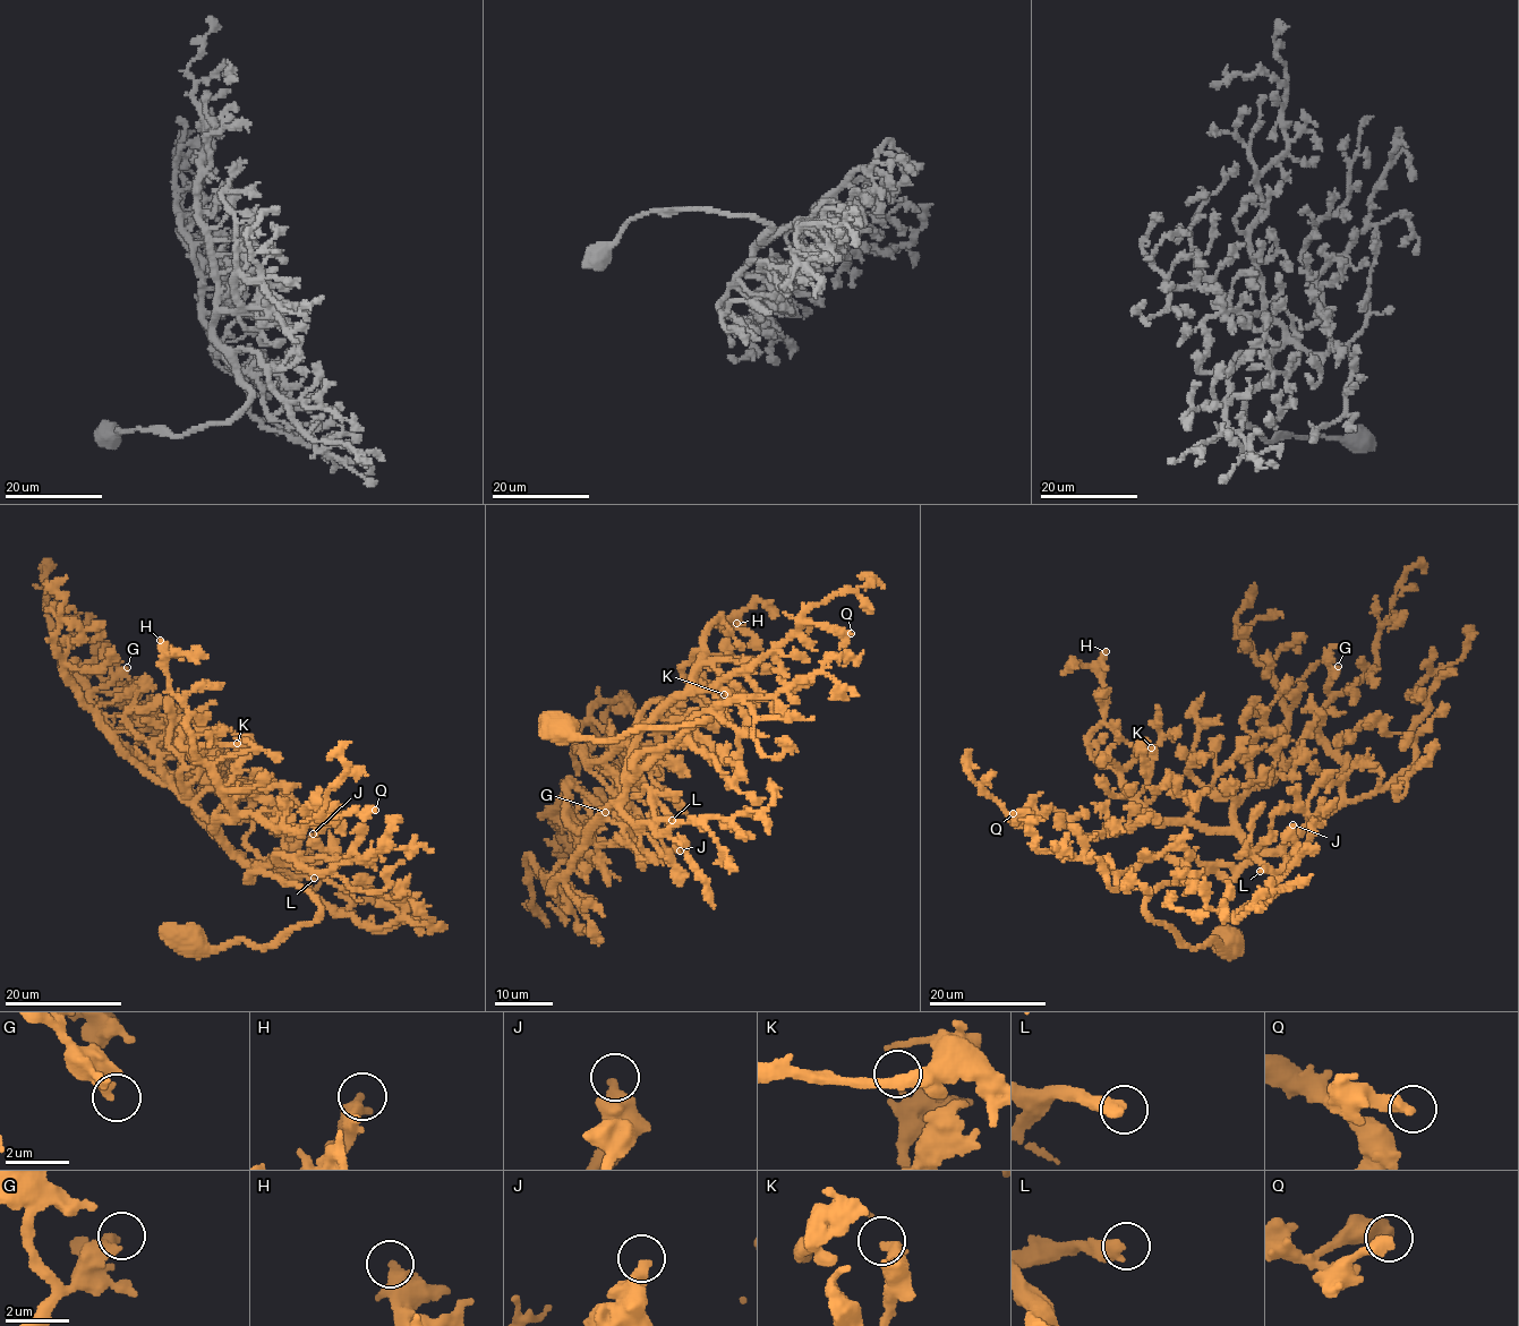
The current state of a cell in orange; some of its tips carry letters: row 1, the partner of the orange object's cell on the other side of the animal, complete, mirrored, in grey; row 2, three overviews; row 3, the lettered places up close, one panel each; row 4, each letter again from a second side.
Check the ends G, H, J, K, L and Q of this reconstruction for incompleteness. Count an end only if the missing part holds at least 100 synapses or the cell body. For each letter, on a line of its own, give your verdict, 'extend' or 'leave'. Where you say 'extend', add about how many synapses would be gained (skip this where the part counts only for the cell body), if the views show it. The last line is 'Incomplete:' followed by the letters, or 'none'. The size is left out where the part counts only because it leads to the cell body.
G: leave
H: leave
J: leave
K: leave
L: extend; about 130 synapses
Q: leave
Incomplete: L

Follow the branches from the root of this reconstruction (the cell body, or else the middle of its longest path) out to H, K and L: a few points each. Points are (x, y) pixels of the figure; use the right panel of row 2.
H: (1226, 946), (1144, 912), (1251, 856), (1157, 822), (1091, 754), (1106, 651)
K: (1226, 946), (1185, 946), (1144, 912), (1160, 886), (1230, 879), (1251, 856), (1236, 835), (1150, 815), (1151, 747)
L: (1226, 946), (1185, 946), (1144, 904), (1163, 884), (1285, 855), (1260, 871)

